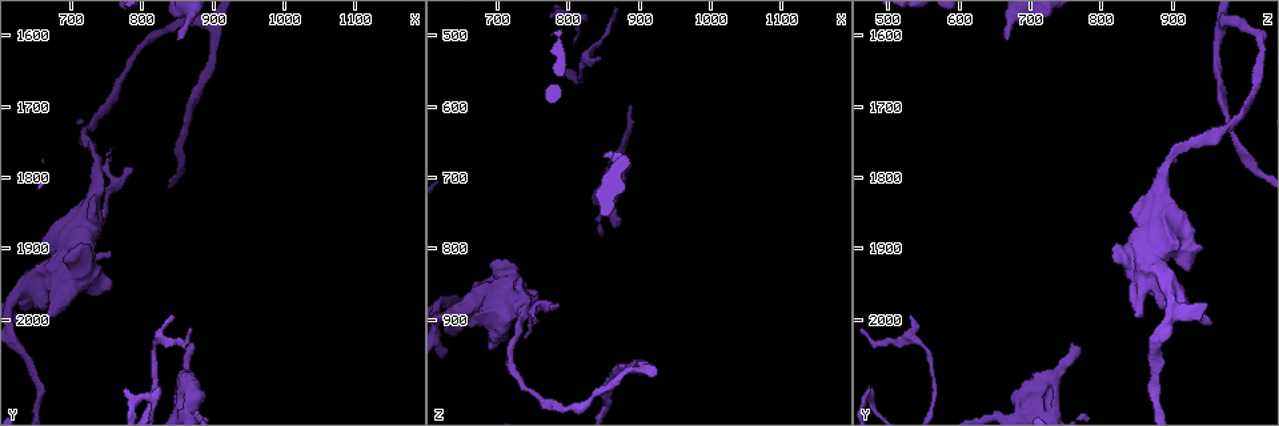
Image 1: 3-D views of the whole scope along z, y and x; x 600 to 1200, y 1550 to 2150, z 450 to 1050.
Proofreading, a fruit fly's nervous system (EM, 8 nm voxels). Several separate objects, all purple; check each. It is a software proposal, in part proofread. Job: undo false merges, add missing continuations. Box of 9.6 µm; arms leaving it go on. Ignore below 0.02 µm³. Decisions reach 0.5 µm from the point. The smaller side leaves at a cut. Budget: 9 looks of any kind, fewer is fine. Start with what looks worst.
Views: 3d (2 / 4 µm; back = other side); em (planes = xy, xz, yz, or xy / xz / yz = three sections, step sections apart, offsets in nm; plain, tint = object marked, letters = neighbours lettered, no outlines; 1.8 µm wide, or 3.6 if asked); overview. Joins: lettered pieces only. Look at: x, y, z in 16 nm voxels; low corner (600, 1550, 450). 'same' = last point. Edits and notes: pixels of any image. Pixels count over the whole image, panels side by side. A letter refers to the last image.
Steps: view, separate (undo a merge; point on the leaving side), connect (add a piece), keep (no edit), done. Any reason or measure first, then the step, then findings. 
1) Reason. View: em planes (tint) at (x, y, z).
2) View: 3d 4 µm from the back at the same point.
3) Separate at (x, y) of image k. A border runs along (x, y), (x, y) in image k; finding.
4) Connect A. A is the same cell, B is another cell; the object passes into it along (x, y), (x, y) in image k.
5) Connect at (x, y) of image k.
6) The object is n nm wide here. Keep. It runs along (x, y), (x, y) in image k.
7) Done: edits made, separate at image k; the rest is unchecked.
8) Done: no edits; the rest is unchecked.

Long arm stops here. View: em planes (letters) at (850, 1605, 670).

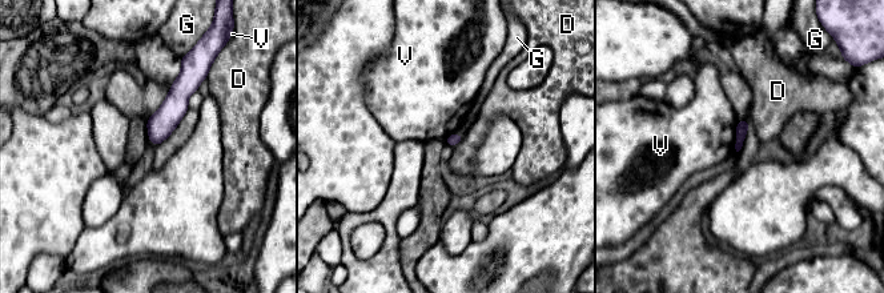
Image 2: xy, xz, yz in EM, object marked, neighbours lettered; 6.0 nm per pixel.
Keep. D, G and V are other cells; a border runs along (187, 111), (177, 127), (155, 148) in image 2; none of them fits.

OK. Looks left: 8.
View: em planes (letters) at (870, 2030, 760).

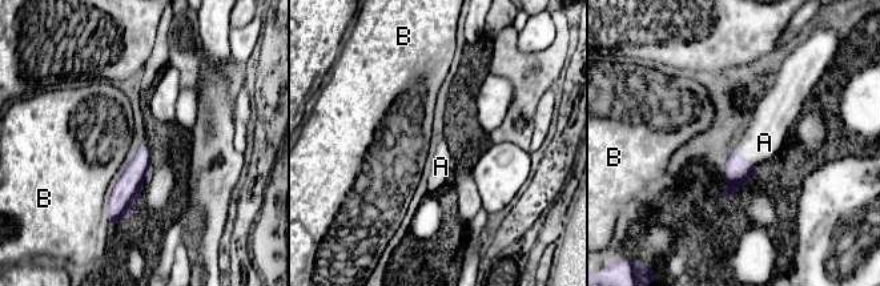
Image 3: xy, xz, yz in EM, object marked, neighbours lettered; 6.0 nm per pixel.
Connect A. A is the same cell, B is another cell; it goes on there.

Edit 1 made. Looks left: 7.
Redraw. View: overview.

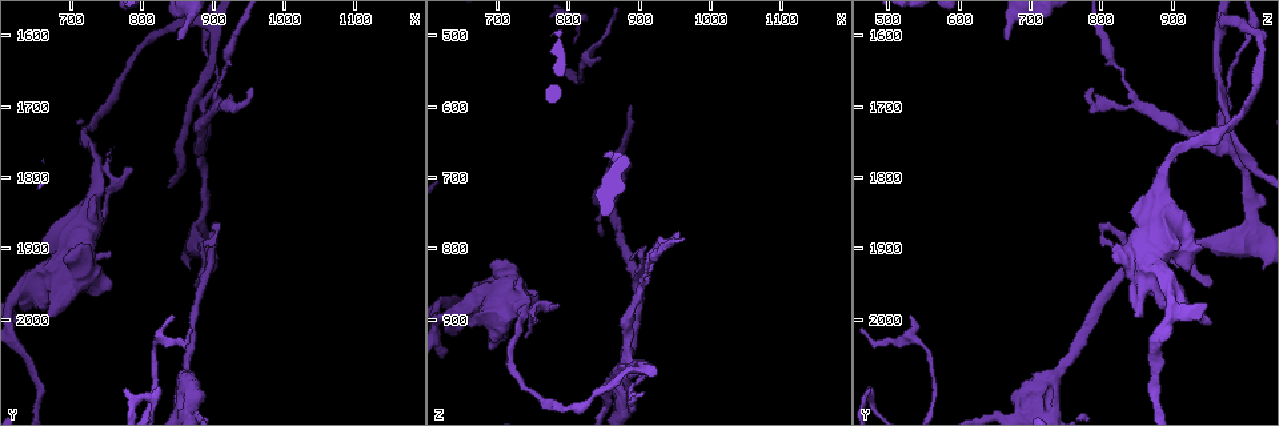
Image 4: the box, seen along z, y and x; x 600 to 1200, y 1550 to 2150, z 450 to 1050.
Branch stops here. View: 3d 4 µm at (665, 2000, 850).

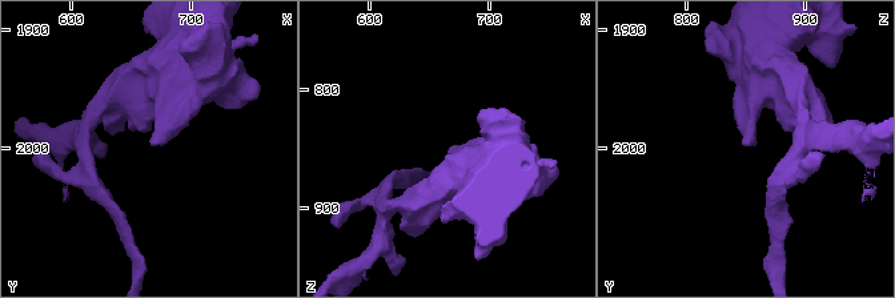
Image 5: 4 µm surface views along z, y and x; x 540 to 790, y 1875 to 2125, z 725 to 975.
View: em planes (letters) at (668, 1998, 854).

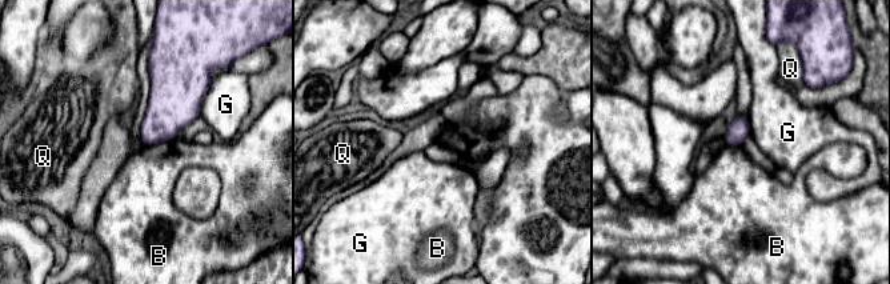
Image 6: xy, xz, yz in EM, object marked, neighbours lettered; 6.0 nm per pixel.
The longest contact is with G, 220 nm. Keep. B, G and Q are other cells; a border runs along (176, 136), (144, 146) in image 6; none of them fits.

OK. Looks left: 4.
View: 3d 4 µm at (715, 1870, 880).

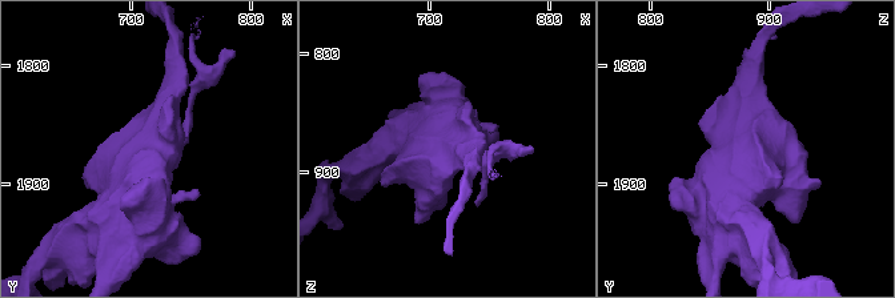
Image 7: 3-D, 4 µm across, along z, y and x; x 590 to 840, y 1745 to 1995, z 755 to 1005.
Now the EM. View: em 3.6 µm xz step 16 (letters) at (718, 1870, 882).

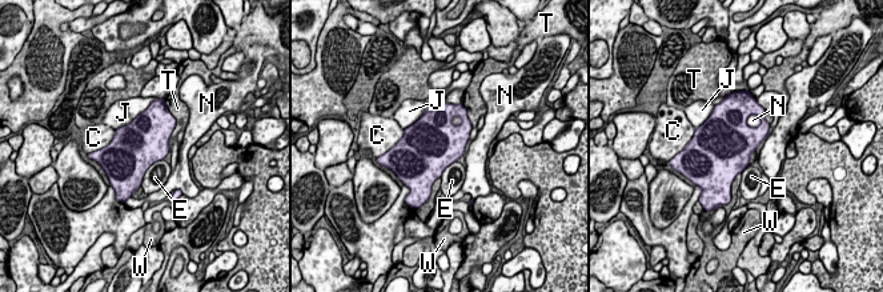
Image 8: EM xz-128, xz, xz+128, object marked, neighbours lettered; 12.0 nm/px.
The longest contact is with J, 550 nm. Keep. C, E, J, N, T and W are other cells; continuous, no second neuron.

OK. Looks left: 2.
Done: edits made, connect at image 3; the rest is unchecked.

